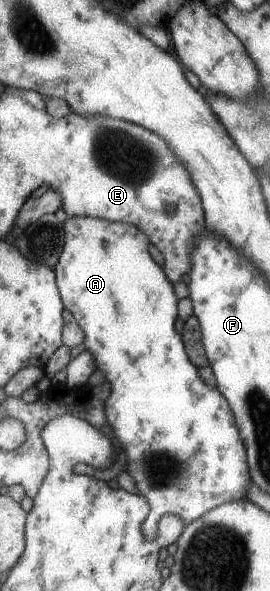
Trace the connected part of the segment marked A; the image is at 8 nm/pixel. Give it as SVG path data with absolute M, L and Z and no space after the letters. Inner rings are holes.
M69 216L64 223L65 246L59 257L59 262L55 266L55 272L59 272L59 288L63 288L62 300L66 303L67 310L72 312L75 323L77 323L85 334L85 350L89 350L95 358L95 368L101 370L105 374L105 380L111 382L113 394L107 400L107 422L111 424L111 428L115 428L115 436L121 442L123 450L127 452L127 470L135 480L138 494L147 498L150 502L150 514L146 518L143 528L147 528L148 536L152 536L157 531L157 526L161 516L165 514L175 514L179 516L185 524L191 524L193 520L197 520L199 516L203 516L205 512L209 512L225 502L231 500L241 500L247 497L247 490L253 481L250 475L249 464L247 464L247 450L245 444L239 436L239 428L235 424L233 412L225 400L225 396L215 388L209 386L207 382L203 382L203 378L197 372L197 366L189 360L185 344L181 334L175 328L175 320L177 320L177 296L173 292L173 283L167 280L168 276L163 274L163 270L157 266L157 262L149 256L149 237L141 228L131 226L125 222L115 222L95 217Z

